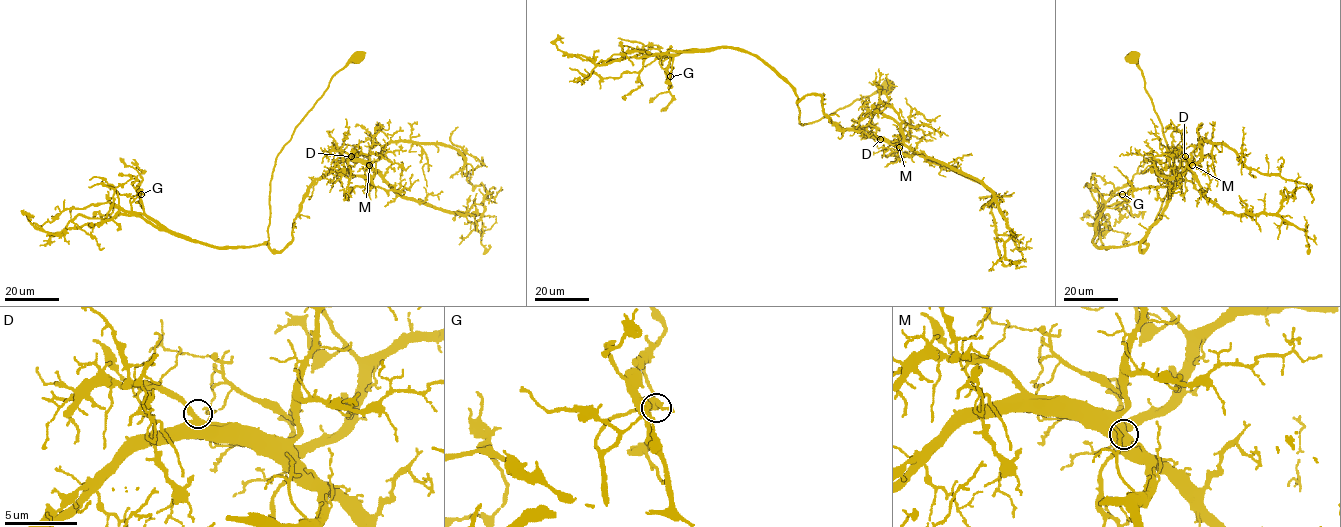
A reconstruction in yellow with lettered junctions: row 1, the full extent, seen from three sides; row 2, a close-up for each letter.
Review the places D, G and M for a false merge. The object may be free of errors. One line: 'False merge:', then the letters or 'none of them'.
False merge: G

